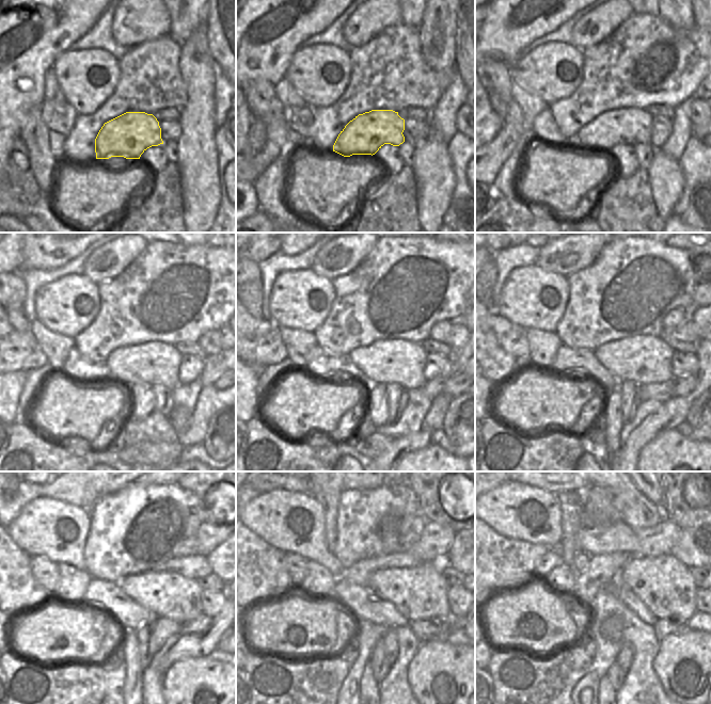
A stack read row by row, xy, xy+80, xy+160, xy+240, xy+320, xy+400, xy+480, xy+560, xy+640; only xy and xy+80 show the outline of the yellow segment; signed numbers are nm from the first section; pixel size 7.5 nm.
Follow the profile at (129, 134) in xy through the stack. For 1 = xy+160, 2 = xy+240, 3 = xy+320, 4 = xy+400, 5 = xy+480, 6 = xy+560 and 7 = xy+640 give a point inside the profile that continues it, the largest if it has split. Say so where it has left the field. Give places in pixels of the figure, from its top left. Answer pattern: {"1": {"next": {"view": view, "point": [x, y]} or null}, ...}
{"1": {"next": {"view": "xy+160", "point": [632, 126]}}, "2": {"next": {"view": "xy+240", "point": [154, 363]}}, "3": {"next": {"view": "xy+320", "point": [393, 361]}}, "4": {"next": {"view": "xy+400", "point": [644, 360]}}, "5": {"next": {"view": "xy+480", "point": [171, 595]}}, "6": {"next": {"view": "xy+560", "point": [420, 592]}}, "7": {"next": {"view": "xy+640", "point": [665, 586]}}}

